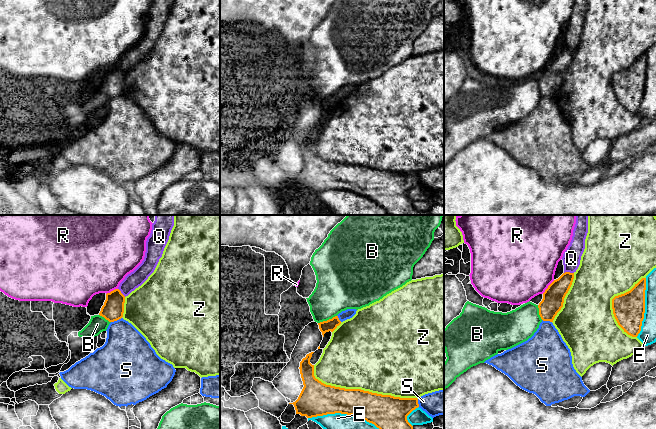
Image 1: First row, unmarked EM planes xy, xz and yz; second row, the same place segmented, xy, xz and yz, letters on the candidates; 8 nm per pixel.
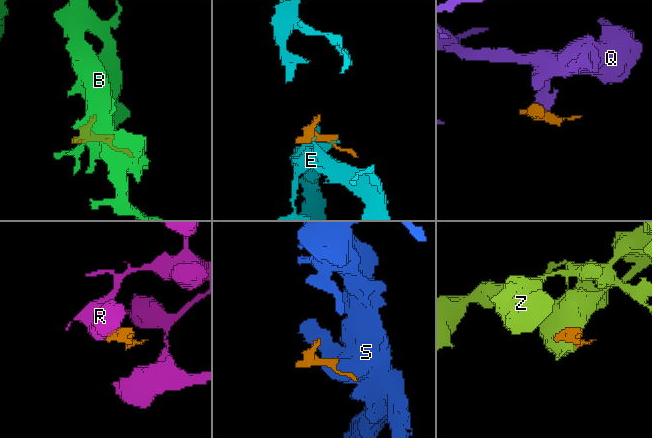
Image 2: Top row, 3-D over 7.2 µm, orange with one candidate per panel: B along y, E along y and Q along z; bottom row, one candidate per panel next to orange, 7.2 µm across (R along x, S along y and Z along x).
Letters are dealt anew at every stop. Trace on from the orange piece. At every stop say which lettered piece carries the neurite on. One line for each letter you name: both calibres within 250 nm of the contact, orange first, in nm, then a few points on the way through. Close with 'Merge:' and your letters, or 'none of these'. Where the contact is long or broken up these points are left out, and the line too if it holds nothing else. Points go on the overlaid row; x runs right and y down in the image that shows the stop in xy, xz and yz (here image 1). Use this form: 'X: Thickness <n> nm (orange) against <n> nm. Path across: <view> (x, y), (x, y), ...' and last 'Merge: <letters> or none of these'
Merge: none of these

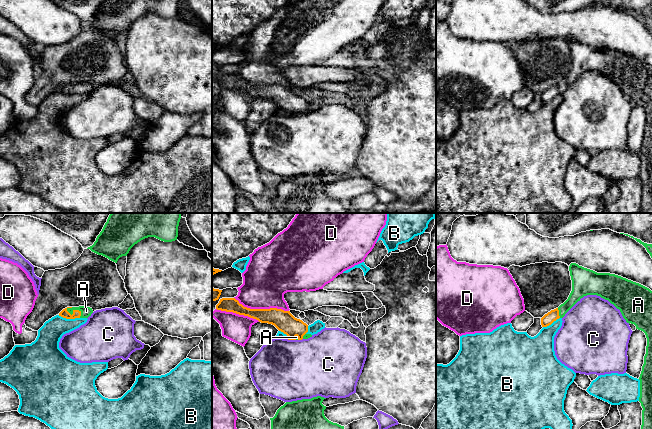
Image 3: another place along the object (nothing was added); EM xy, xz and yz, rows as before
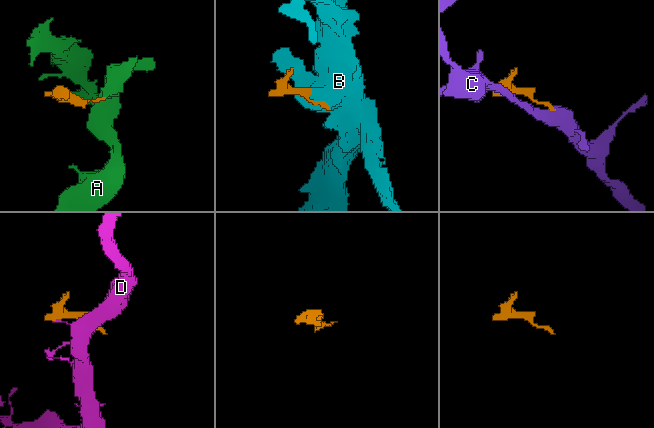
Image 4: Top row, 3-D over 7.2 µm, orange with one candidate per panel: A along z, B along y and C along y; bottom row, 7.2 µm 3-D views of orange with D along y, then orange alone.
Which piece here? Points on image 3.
A: Thickness 70 nm (orange) against 80 nm. Path across: xy (64, 313), (71, 314), (75, 310), (86, 311)
Merge: A

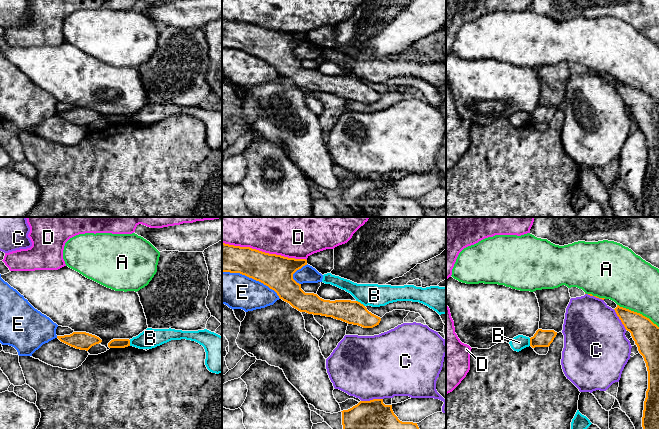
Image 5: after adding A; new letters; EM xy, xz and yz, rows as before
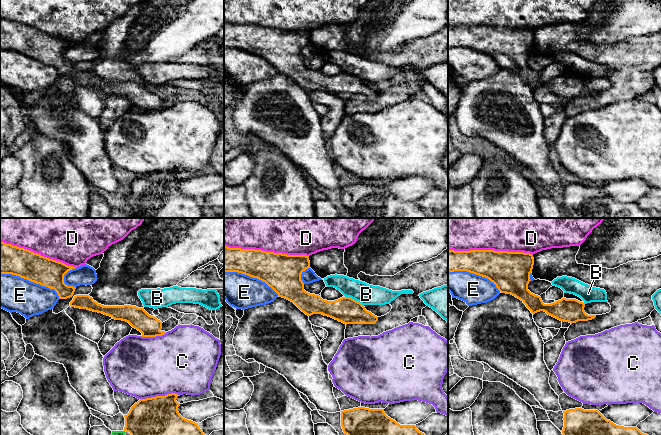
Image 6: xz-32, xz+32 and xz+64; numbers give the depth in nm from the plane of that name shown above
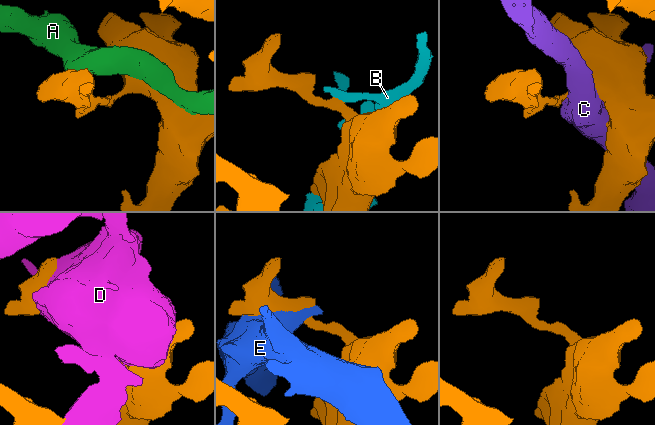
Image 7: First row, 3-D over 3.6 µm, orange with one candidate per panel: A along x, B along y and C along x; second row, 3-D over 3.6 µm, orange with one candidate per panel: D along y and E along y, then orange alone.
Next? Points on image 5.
Merge: none of these

